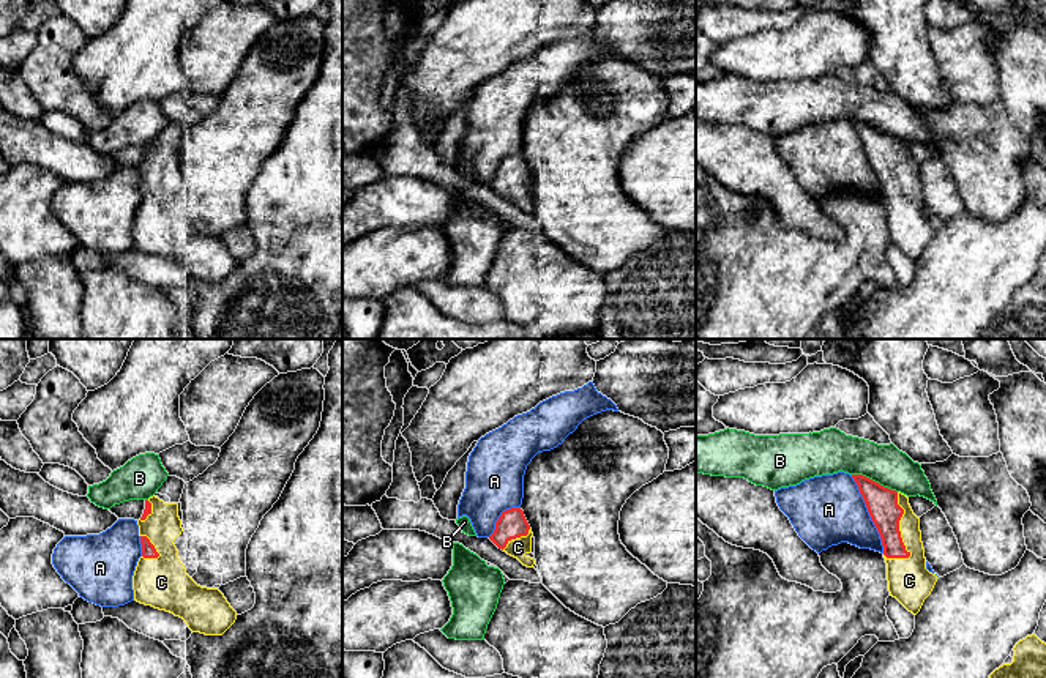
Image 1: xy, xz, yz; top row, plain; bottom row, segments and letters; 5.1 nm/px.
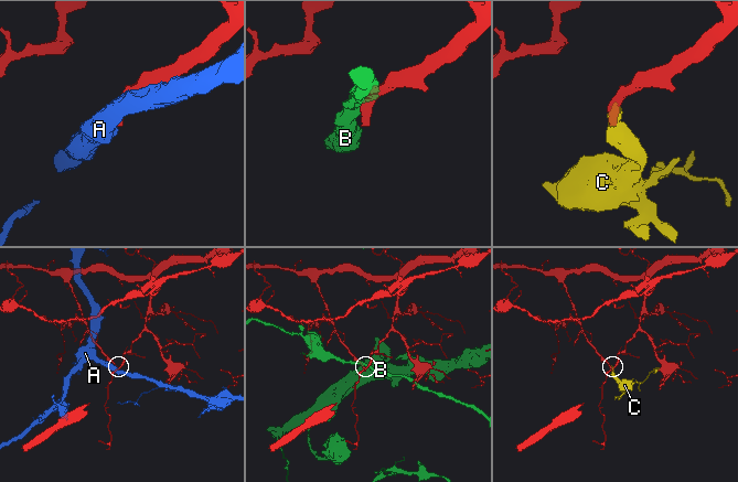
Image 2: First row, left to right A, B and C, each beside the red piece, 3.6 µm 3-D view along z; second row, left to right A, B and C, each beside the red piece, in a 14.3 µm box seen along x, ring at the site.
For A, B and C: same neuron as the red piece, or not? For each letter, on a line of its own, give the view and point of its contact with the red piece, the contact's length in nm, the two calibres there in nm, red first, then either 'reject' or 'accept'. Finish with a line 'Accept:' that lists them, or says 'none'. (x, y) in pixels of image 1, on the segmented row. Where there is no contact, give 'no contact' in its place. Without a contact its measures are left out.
A: meets red in yz at (870, 514); contact 440 nm long; 160 nm thick on the red side, 360 nm on the other; reject
B: meets red in yz at (874, 481); contact 260 nm long; 160 nm thick on the red side, 200 nm on the other; reject
C: meets red in yz at (898, 525); contact 340 nm long; 160 nm thick on the red side, 170 nm on the other; accept
Accept: C

